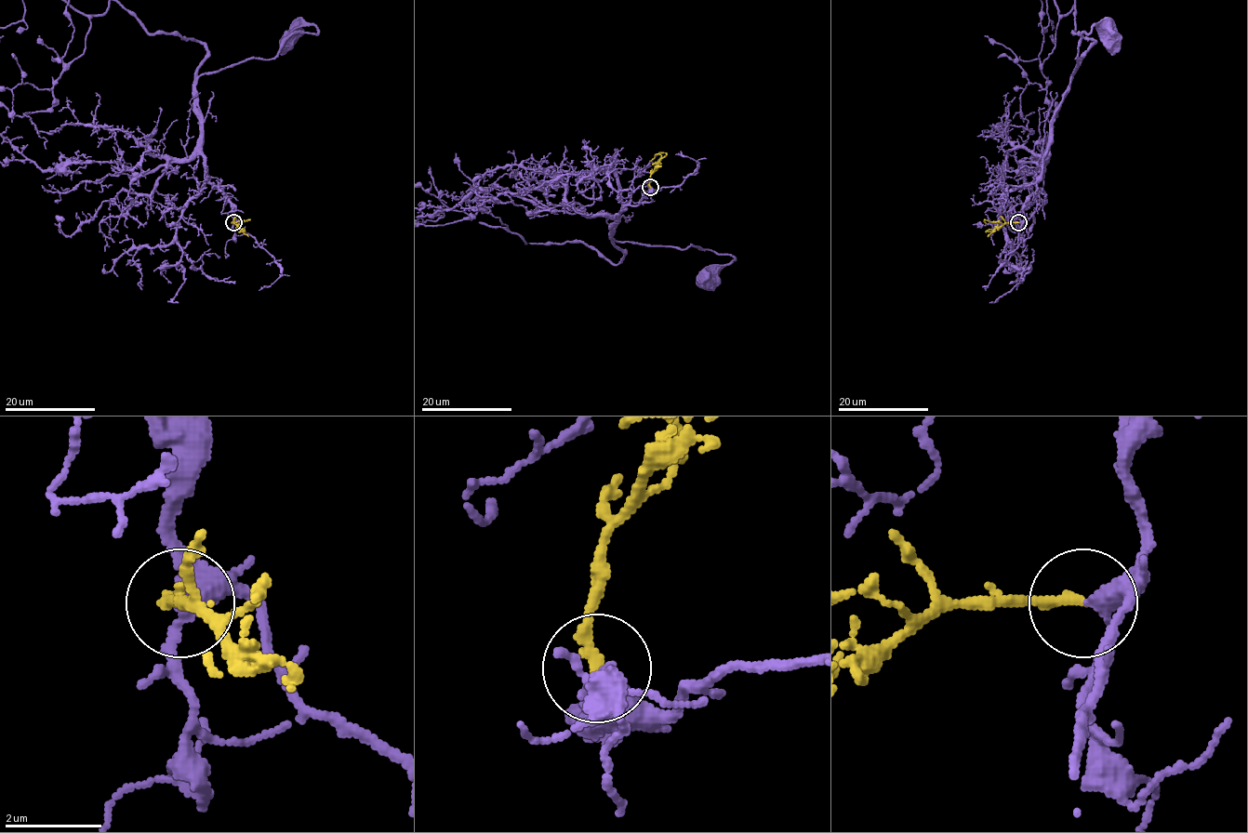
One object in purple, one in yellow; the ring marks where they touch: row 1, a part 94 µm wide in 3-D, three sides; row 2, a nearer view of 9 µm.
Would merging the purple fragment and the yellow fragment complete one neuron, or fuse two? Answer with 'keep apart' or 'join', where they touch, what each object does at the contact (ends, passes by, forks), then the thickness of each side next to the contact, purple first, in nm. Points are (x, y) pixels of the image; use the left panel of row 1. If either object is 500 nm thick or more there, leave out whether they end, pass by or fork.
join | (233, 222) | purple passes by | yellow ends | 340/240 nm

